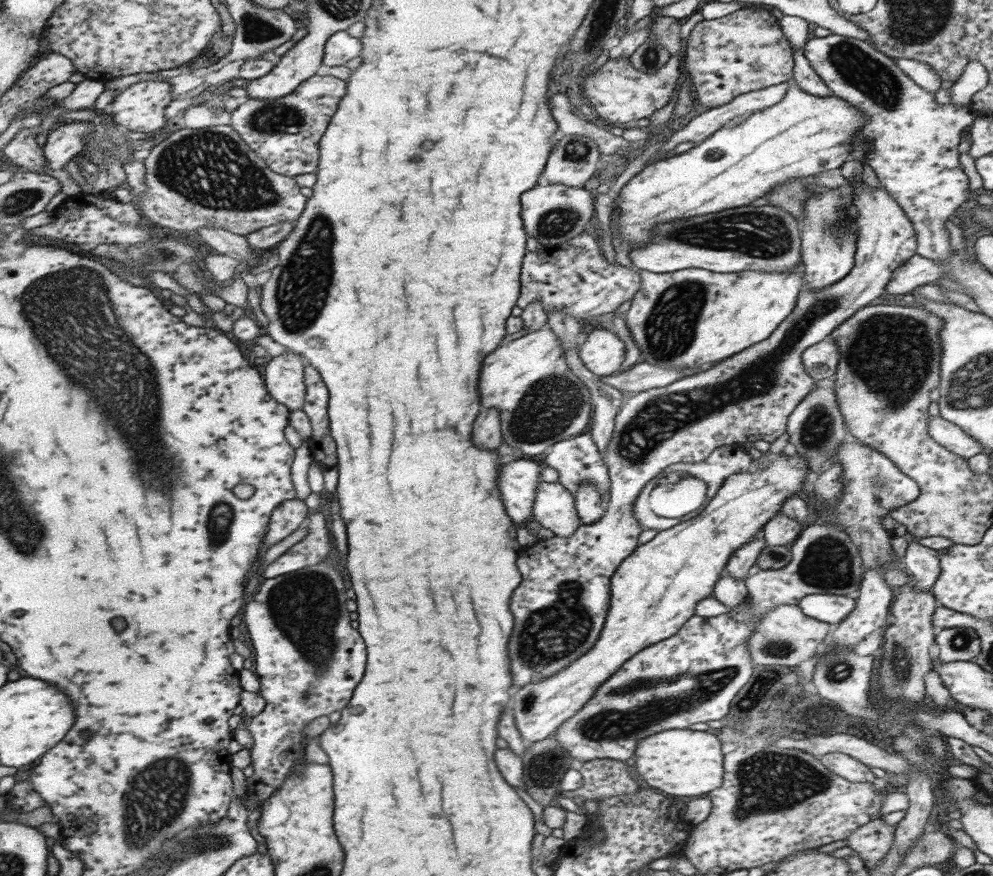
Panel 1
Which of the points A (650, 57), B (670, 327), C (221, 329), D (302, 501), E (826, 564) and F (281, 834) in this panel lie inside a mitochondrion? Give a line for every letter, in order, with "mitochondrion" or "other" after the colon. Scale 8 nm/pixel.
A: mitochondrion
B: mitochondrion
C: other
D: other
E: mitochondrion
F: other

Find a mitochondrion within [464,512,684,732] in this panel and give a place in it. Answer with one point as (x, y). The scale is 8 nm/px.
(552, 632)

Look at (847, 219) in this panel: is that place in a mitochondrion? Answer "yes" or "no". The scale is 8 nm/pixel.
no

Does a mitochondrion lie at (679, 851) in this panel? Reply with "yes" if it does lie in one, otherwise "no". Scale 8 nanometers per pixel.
no

